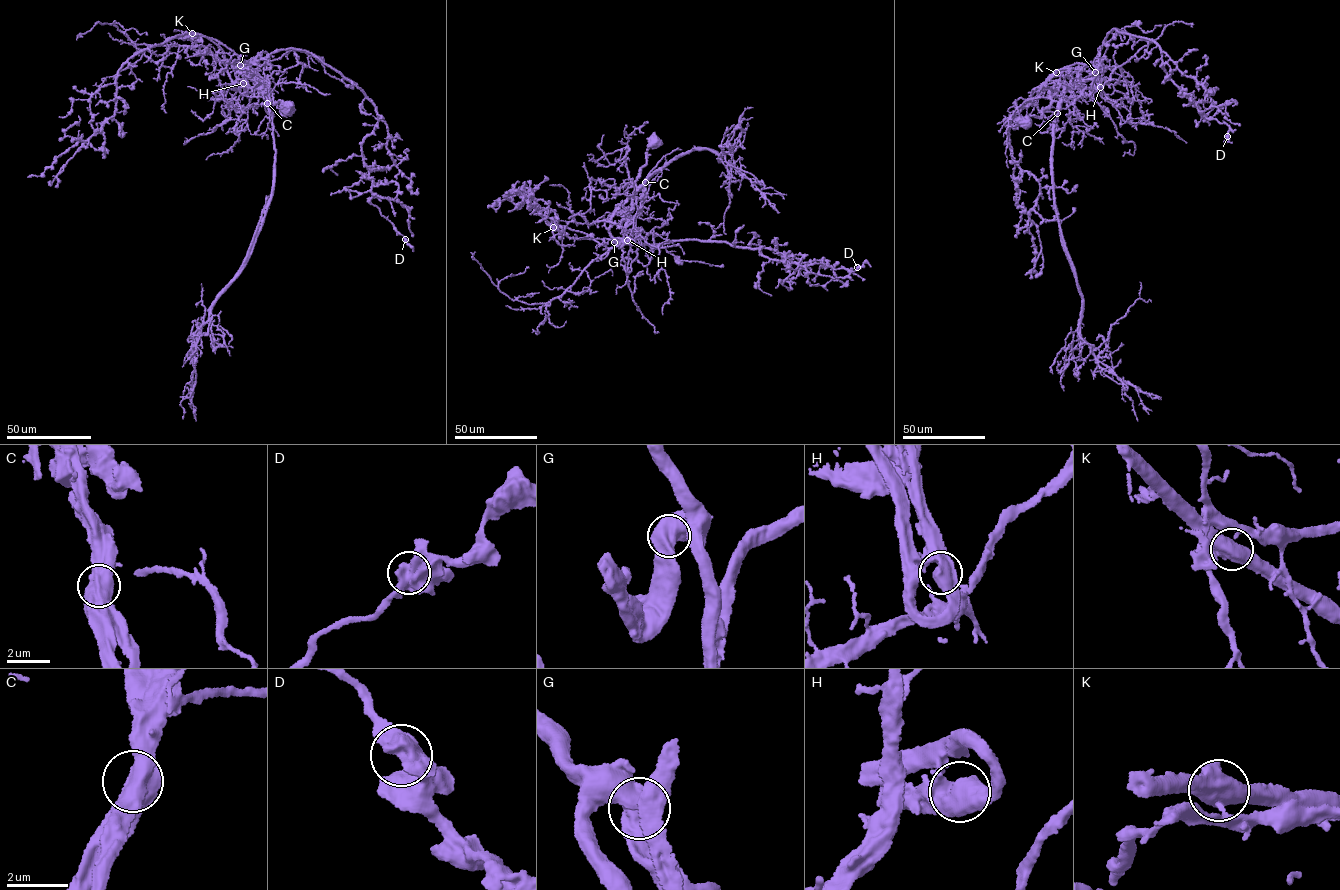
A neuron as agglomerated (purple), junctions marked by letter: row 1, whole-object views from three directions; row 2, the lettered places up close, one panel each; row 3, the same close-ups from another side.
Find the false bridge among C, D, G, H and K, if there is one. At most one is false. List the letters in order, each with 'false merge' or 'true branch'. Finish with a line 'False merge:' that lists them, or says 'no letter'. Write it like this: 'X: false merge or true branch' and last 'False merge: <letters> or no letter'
C: false merge
D: true branch
G: true branch
H: true branch
K: true branch
False merge: C

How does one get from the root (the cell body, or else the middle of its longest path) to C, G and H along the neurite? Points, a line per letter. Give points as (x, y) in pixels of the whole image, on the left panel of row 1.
C: (288, 107), (281, 100), (273, 101), (266, 89), (267, 103)
G: (288, 107), (281, 100), (273, 101), (261, 81), (237, 72), (234, 69), (237, 71), (240, 65)
H: (288, 107), (281, 100), (273, 101), (261, 81), (237, 72), (235, 68), (237, 71), (242, 64), (243, 83)

